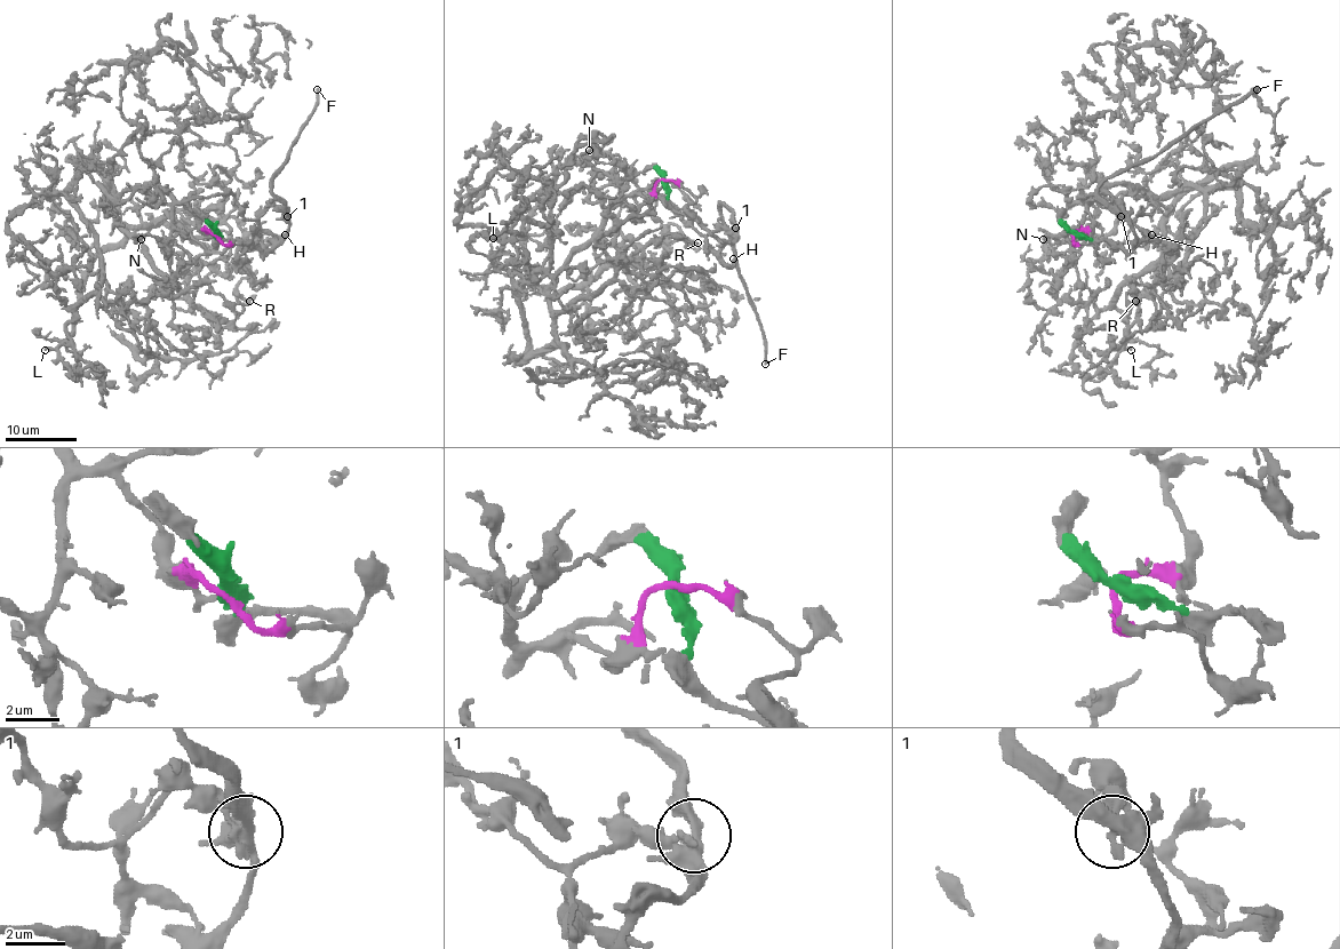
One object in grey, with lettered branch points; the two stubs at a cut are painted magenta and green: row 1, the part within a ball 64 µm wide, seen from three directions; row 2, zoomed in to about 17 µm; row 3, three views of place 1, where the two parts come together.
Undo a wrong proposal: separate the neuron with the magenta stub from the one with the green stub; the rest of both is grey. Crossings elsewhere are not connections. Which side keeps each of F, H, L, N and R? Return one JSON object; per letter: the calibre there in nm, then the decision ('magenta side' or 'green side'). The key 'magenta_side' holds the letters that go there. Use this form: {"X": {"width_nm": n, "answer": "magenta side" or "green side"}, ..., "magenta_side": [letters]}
{"F": {"width_nm": 200, "answer": "green side"}, "H": {"width_nm": 220, "answer": "green side"}, "L": {"width_nm": 170, "answer": "magenta side"}, "N": {"width_nm": 150, "answer": "magenta side"}, "R": {"width_nm": 170, "answer": "magenta side"}, "magenta_side": ["L", "N", "R"]}

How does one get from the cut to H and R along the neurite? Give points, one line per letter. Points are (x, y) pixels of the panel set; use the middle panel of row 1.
H: (662, 181), (668, 202), (677, 210), (691, 213), (722, 244), (719, 257), (726, 264), (734, 260)
R: (662, 181), (607, 213), (549, 305), (597, 293), (611, 263), (664, 234), (699, 244)

